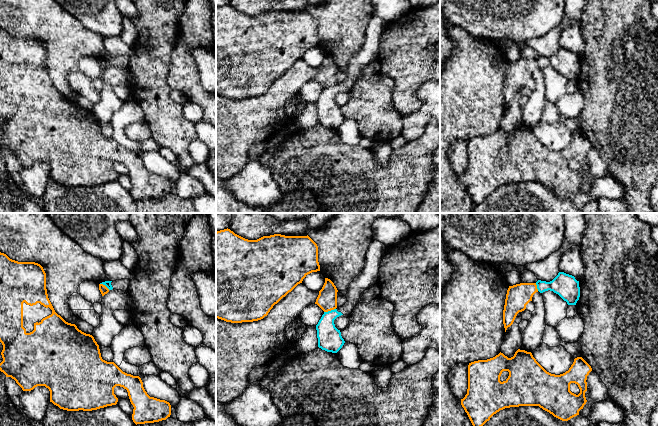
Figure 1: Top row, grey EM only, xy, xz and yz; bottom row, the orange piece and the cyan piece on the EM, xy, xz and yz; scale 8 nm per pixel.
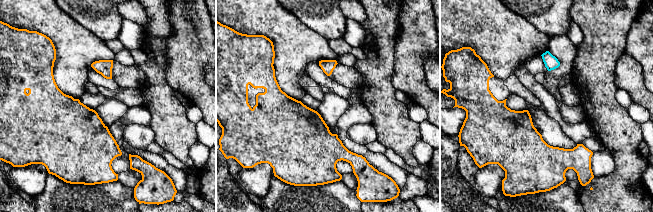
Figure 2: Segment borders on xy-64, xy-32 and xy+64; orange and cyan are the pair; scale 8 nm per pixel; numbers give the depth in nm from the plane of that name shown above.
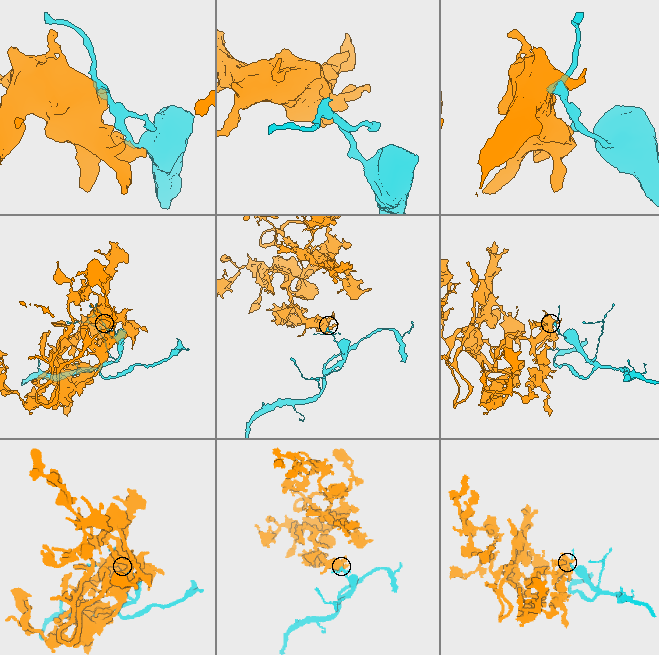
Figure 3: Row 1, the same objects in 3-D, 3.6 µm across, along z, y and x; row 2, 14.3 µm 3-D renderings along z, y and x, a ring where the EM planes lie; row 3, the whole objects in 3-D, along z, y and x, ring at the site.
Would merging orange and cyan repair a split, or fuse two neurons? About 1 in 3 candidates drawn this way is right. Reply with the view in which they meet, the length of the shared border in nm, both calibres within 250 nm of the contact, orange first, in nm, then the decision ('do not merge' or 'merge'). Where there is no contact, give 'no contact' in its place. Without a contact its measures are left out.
contact in xz; length 100 nm; calibres 160 and 190 nm; do not merge

